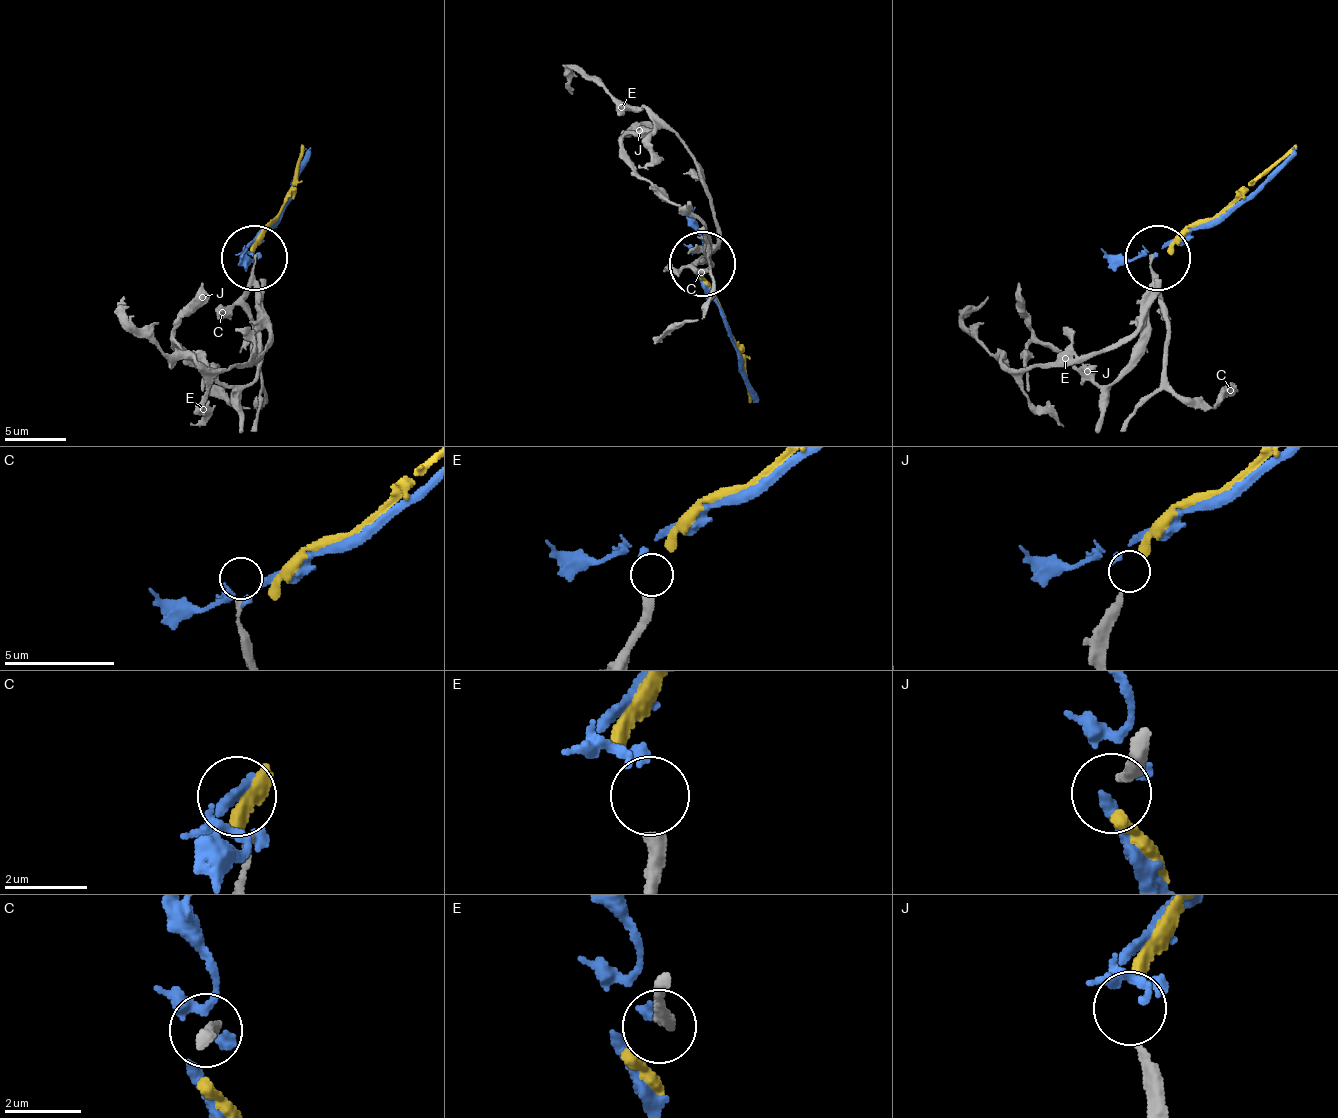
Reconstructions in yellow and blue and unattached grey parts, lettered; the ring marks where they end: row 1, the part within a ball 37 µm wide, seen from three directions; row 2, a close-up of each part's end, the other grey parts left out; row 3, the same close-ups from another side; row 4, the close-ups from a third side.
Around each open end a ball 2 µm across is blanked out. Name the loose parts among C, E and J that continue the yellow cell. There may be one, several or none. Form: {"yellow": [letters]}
{"yellow": ["J"]}

